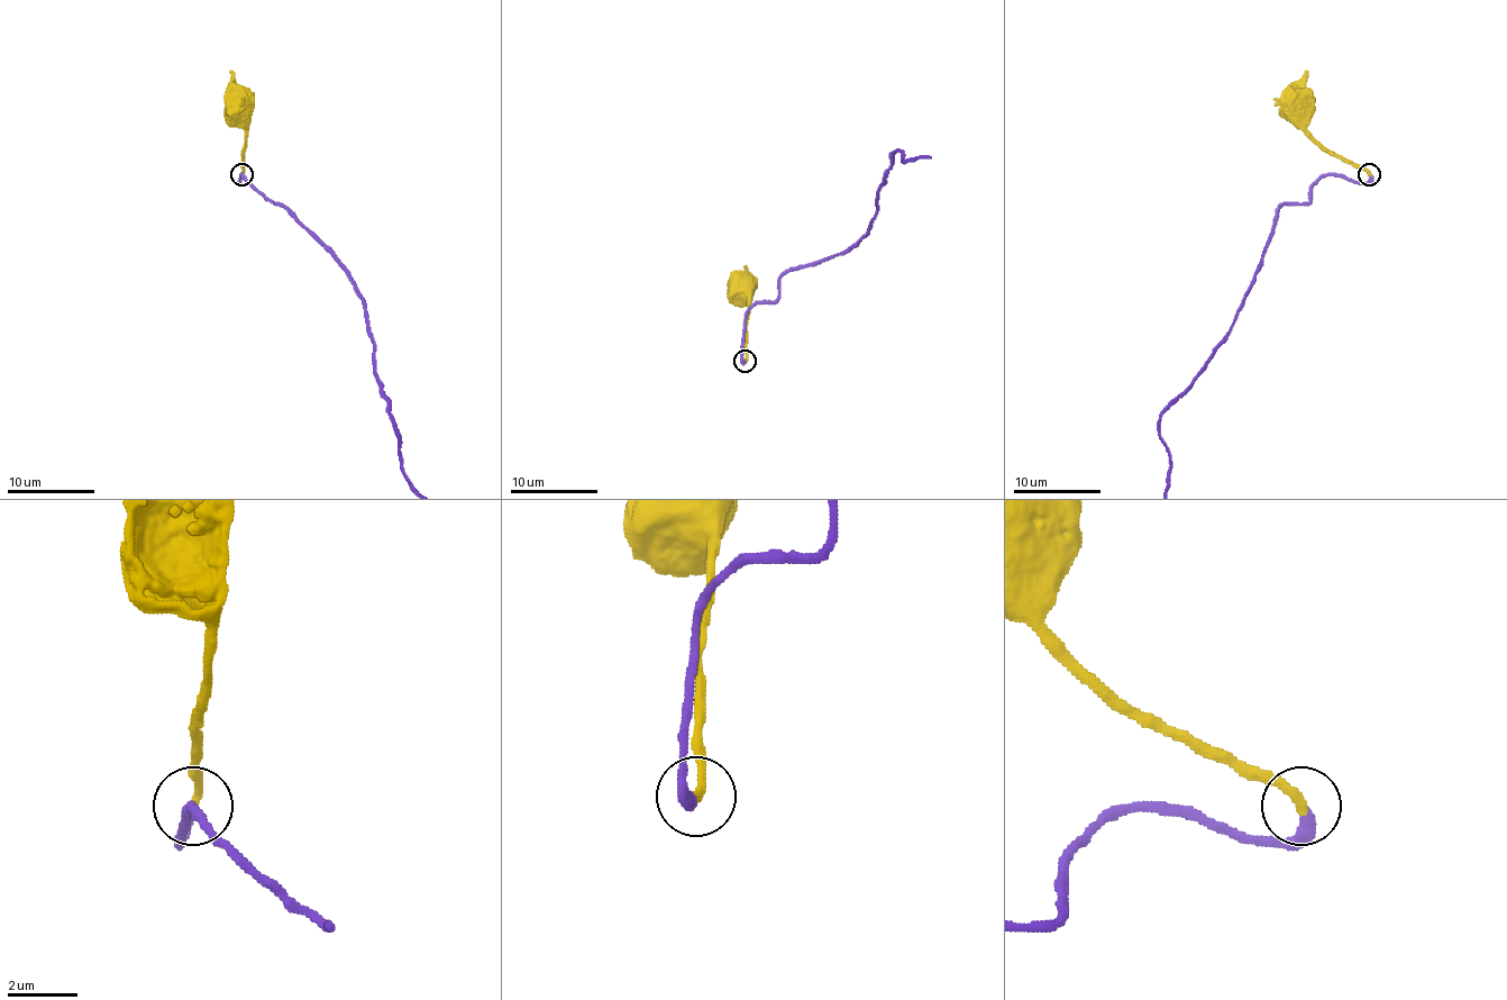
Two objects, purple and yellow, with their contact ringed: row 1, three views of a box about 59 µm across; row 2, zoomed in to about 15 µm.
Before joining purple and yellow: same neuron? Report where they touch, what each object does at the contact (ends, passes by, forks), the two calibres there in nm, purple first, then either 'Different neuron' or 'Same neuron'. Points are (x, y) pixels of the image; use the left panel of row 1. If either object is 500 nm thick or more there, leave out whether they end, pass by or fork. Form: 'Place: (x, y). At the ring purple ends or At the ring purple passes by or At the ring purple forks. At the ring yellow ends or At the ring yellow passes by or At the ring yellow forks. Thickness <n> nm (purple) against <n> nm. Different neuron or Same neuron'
Place: (241, 174). At the ring purple ends. At the ring yellow ends. Thickness 300 nm (purple) against 280 nm. Same neuron

